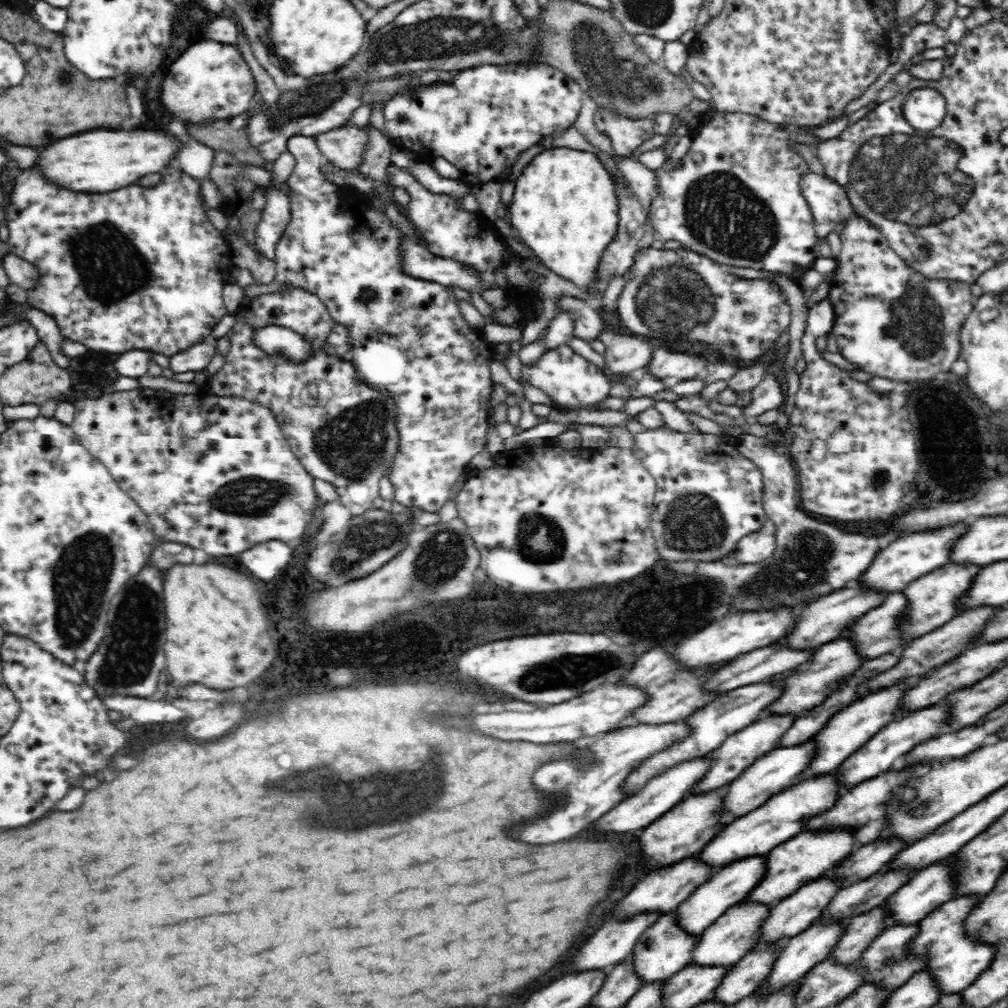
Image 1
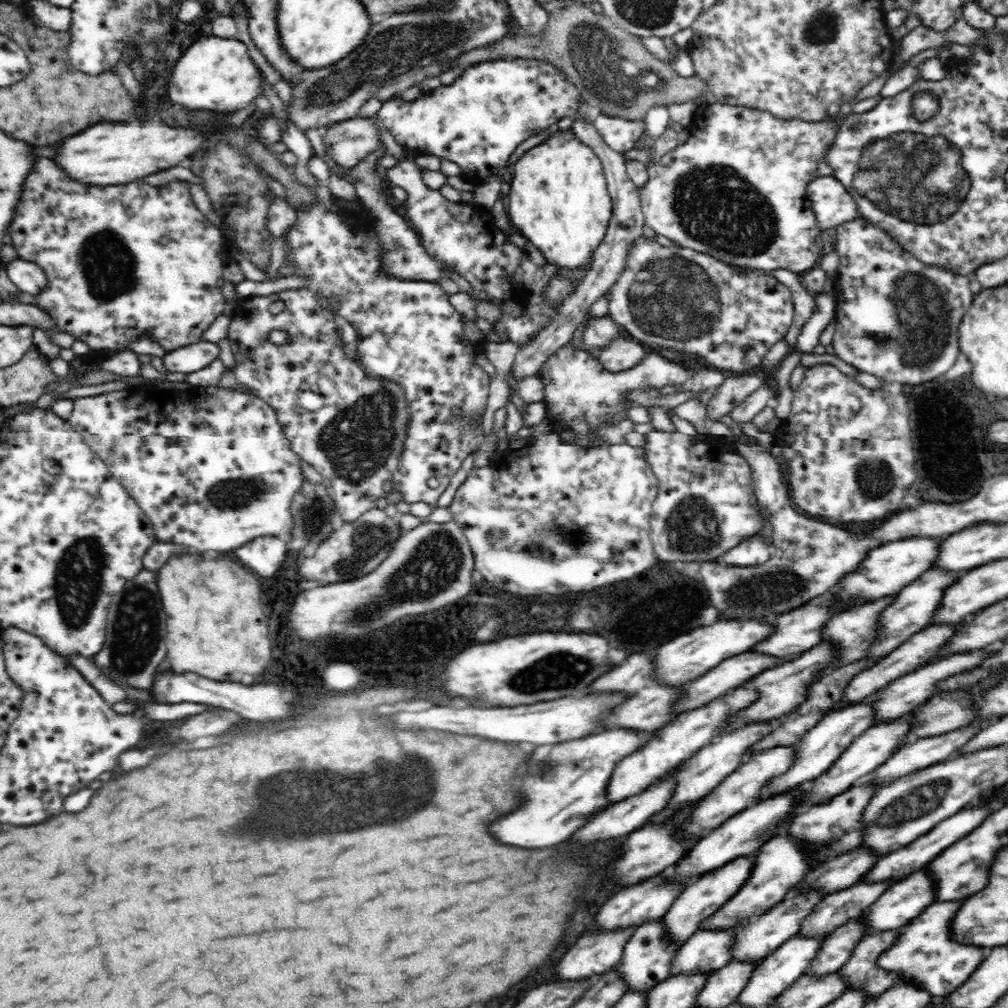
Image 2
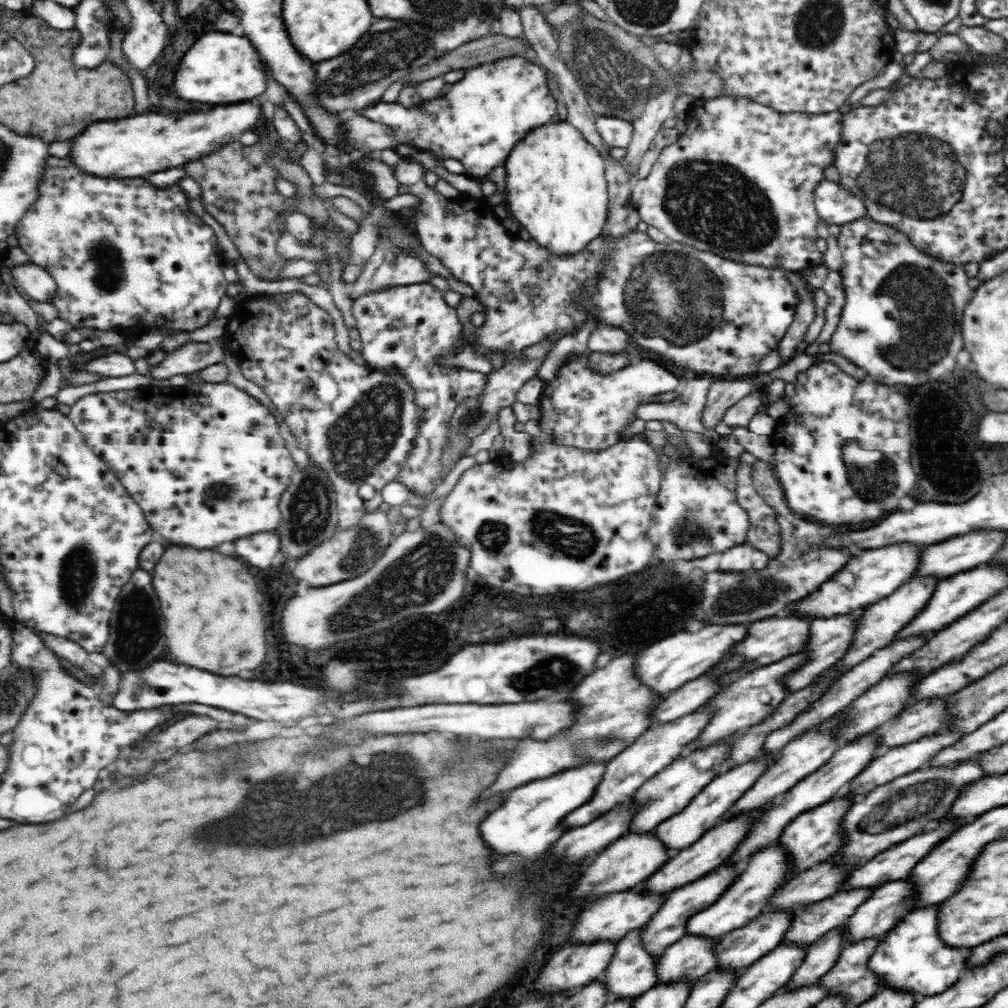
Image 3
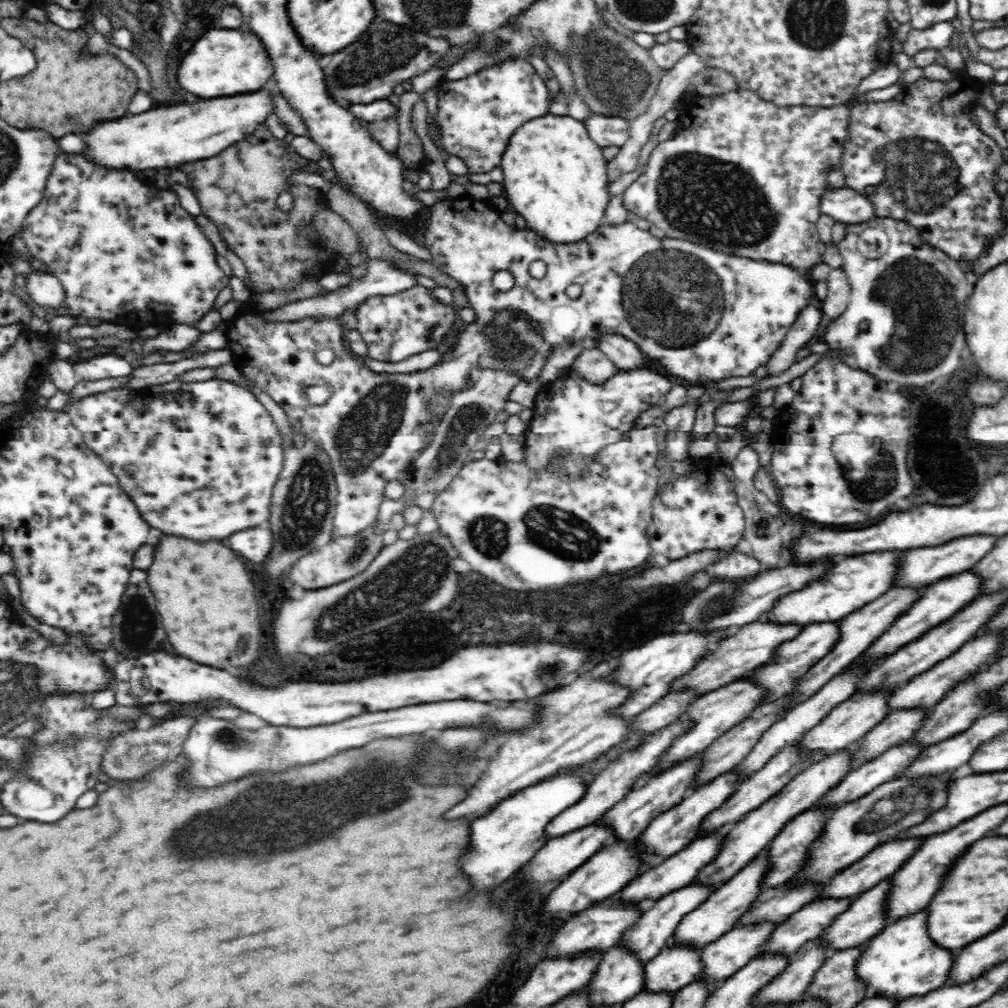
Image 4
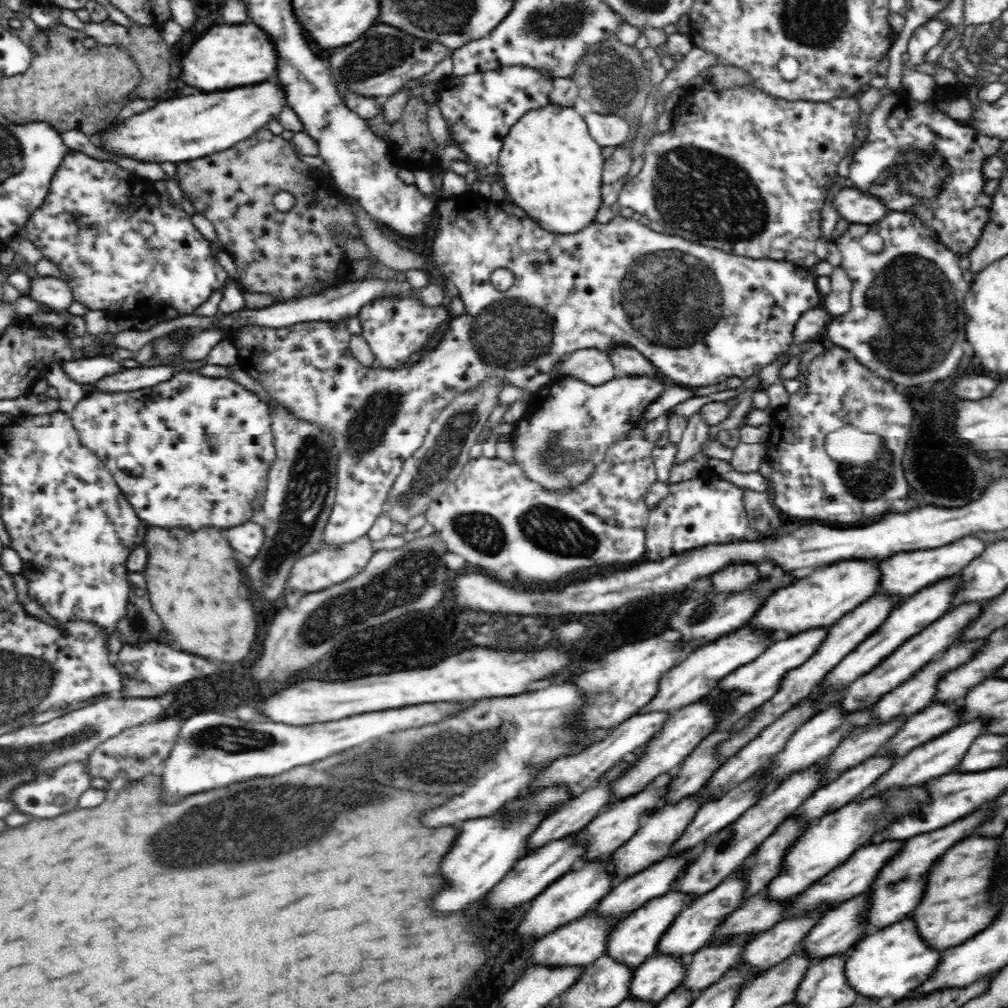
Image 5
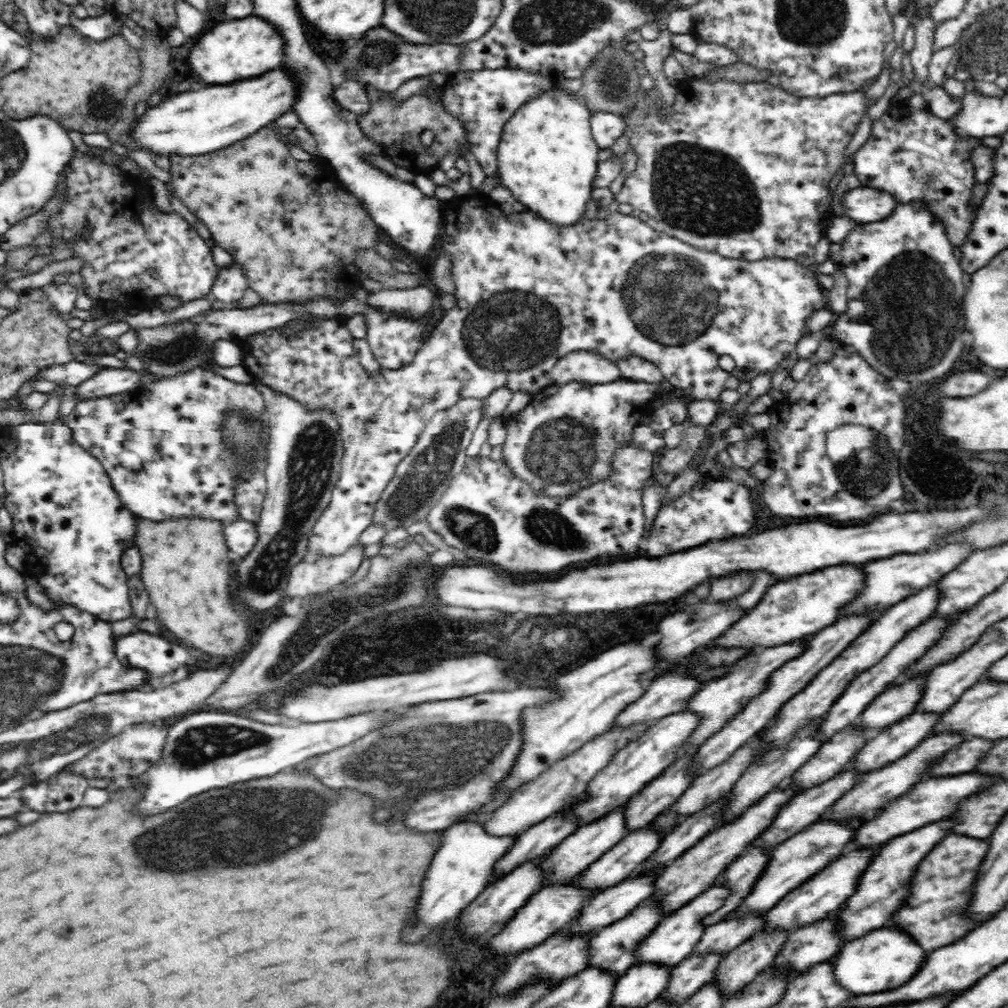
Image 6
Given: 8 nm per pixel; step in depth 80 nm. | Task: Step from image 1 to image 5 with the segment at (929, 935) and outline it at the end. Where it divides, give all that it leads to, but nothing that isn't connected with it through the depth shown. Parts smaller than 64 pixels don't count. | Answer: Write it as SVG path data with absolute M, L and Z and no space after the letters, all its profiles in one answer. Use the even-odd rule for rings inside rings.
M912 918L896 922L872 931L862 937L852 948L846 952L848 960L845 964L845 975L848 984L862 994L861 998L871 997L876 999L894 998L901 1001L908 998L910 992L918 990L918 986L932 975L936 970L936 958L940 958L938 950L928 950L924 940L920 940L920 933L912 924Z

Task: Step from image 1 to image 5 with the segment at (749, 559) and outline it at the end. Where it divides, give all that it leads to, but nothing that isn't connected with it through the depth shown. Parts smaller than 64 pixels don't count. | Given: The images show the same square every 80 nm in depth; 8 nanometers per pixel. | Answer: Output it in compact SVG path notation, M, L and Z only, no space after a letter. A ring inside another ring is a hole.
M734 564L724 566L718 573L711 575L713 590L727 590L728 592L742 592L744 586L759 580L761 574L757 565Z

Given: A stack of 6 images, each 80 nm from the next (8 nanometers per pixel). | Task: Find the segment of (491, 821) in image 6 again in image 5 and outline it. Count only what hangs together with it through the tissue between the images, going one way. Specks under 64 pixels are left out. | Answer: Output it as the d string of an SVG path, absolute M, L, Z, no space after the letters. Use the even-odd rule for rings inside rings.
M655 711L638 713L632 716L632 718L628 718L626 722L622 722L622 724L616 727L616 730L605 741L594 743L580 754L556 760L546 772L539 773L526 791L536 792L536 790L550 785L563 784L571 790L573 796L577 797L582 792L586 792L588 788L595 786L598 778L610 770L618 760L623 760L638 748L646 746L662 730L666 722L668 722L668 718L672 716L672 713L670 711Z

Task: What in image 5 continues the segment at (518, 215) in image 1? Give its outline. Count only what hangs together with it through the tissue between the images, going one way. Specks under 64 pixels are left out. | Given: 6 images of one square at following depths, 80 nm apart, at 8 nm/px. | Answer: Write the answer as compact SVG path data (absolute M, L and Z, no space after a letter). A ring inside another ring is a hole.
M548 102L544 107L533 108L531 111L525 111L525 113L517 119L516 124L509 130L509 133L505 135L503 147L499 152L498 174L505 191L510 195L512 203L522 208L522 210L526 212L526 216L534 220L534 222L539 223L539 226L542 227L544 231L554 235L577 234L578 231L582 231L585 227L588 227L589 223L596 222L596 215L600 208L604 206L601 188L604 185L602 182L602 175L605 158L603 157L601 150L602 147L591 137L587 127L587 122L584 121L584 117L580 116L574 107L560 108Z

